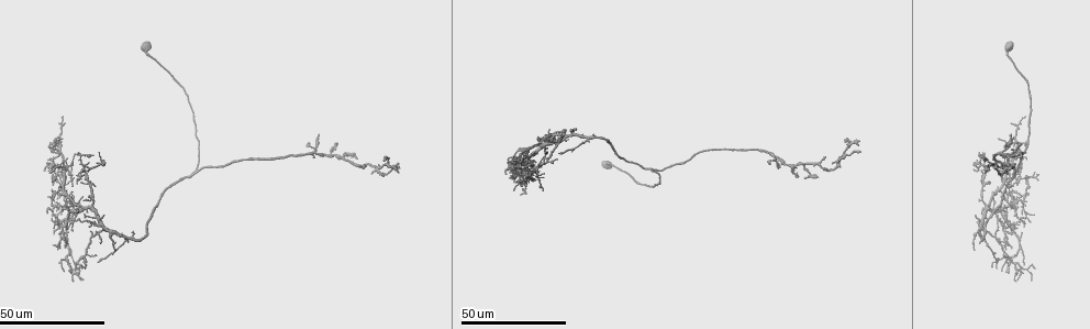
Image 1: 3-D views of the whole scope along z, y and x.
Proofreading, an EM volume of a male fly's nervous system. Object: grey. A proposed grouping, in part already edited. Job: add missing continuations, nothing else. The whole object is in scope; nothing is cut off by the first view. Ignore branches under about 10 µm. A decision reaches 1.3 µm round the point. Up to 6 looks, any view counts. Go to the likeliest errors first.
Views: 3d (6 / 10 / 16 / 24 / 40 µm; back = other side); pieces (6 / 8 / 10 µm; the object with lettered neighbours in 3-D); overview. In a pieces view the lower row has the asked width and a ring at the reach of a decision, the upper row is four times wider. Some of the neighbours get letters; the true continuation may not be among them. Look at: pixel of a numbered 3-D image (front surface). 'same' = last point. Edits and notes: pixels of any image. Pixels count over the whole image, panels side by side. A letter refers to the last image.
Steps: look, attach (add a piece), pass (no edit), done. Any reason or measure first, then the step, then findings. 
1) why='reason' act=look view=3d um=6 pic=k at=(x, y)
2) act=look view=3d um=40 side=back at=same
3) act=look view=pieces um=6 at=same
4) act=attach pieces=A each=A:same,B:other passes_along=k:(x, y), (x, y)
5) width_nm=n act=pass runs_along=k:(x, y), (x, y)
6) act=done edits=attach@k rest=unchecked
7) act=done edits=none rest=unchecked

why='end of a long branch' act=look view=3d um=24 pic=1 at=(98, 261)

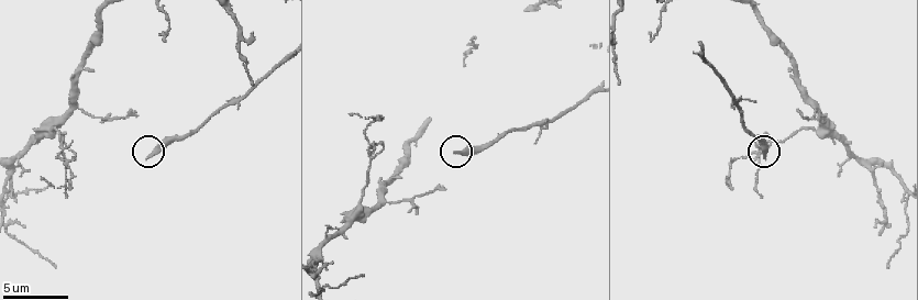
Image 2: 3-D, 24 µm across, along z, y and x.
why='what lies round it' act=look view=pieces um=6 pic=2 at=(146, 156)

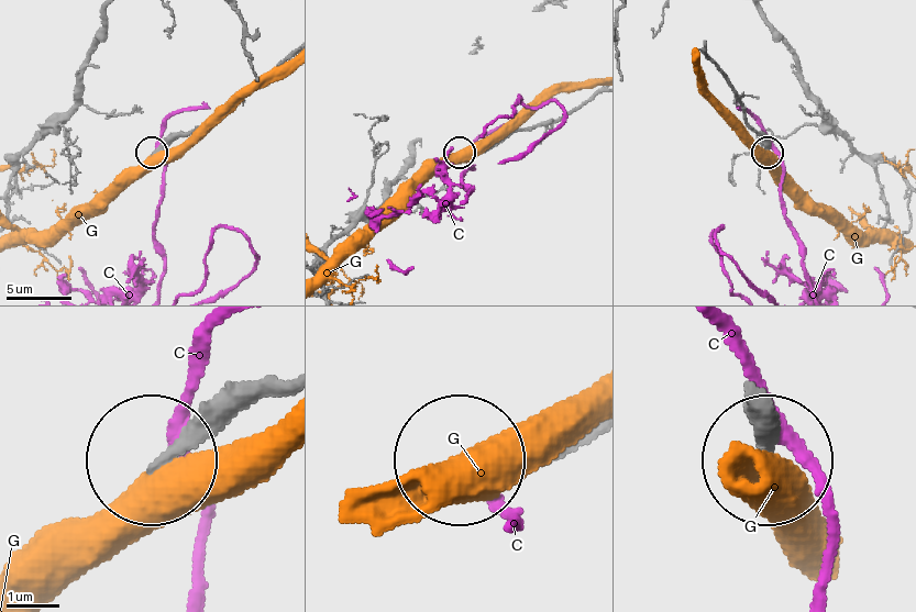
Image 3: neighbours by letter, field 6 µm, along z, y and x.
act=pass each=C:other,G:other runs_along=3:(277, 382), (224, 396), (164, 453) found='none of them fits'

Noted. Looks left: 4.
why='branch stops here' act=look view=3d um=24 pic=1 at=(594, 134)

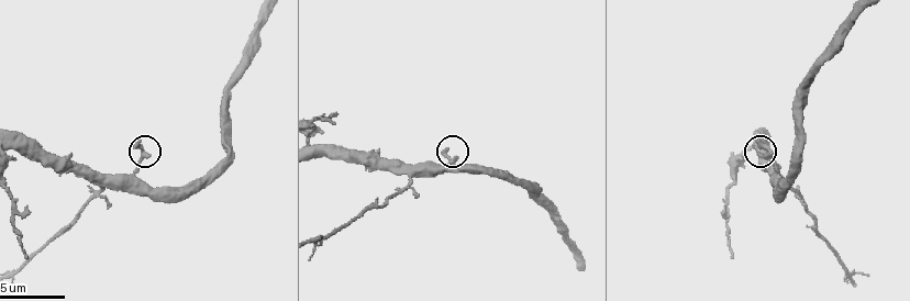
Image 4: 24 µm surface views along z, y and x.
act=look view=pieces um=8 pic=4 at=(759, 140)

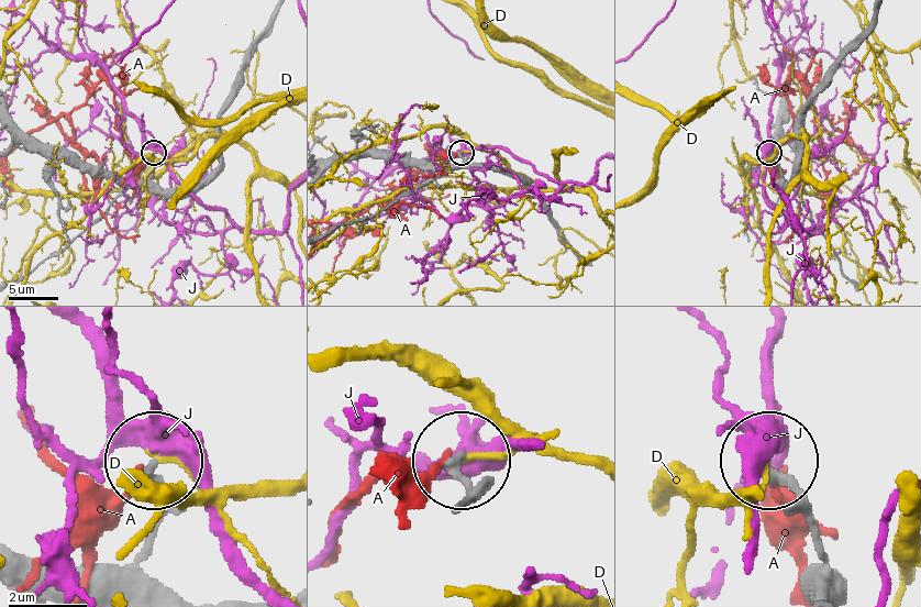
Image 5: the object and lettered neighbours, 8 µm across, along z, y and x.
width_nm=250 act=pass each=A:other,D:other,J:other found='none of them fits'

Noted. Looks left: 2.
why='branch stops here' act=look view=3d um=6 pic=4 at=(26, 208)

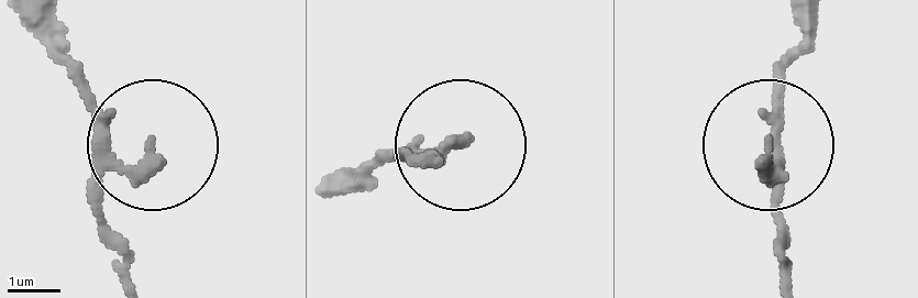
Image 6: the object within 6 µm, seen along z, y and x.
why='see the neighbours' act=look view=pieces um=6 pic=6 at=(457, 142)

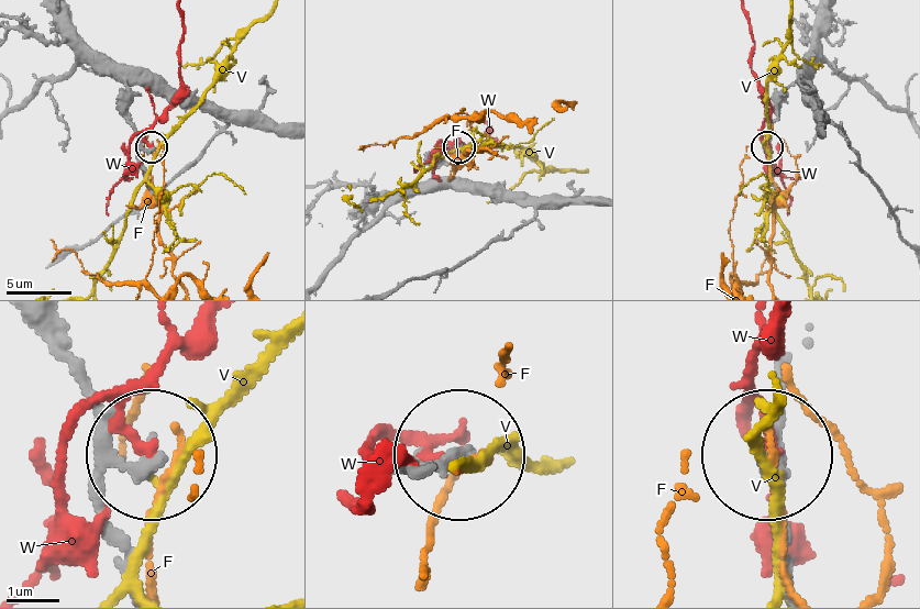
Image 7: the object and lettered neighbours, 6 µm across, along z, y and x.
act=pass each=F:other,V:other,W:other runs_along=7:(53, 323), (97, 429), (141, 458) found='none of them fits'

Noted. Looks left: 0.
act=done edits=none rest=unchecked

